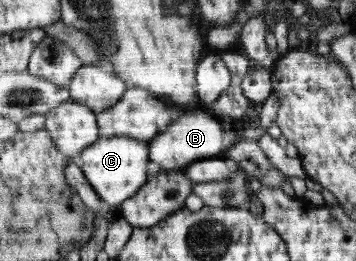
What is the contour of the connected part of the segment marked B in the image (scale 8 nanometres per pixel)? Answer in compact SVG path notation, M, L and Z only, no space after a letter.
M194 110L183 112L175 123L171 123L167 130L156 136L150 142L152 162L156 162L161 172L182 171L190 163L202 159L217 158L223 149L224 129L219 118L208 110Z

